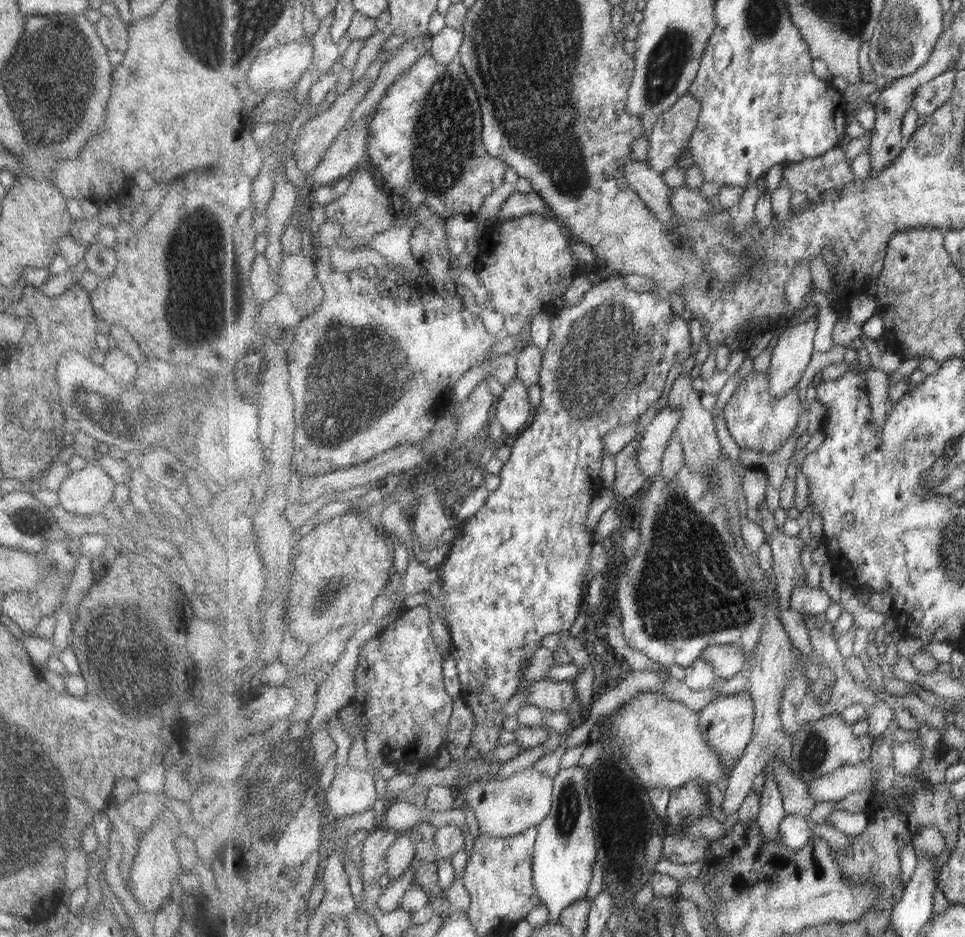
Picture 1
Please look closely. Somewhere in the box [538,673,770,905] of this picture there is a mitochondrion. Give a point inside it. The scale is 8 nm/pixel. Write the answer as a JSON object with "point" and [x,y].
{"point":[571,801]}

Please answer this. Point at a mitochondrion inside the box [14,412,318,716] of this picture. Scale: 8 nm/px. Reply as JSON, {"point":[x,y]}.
{"point":[36,526]}

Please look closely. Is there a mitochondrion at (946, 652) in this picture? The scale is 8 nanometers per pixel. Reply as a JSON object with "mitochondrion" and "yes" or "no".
{"mitochondrion":"no"}

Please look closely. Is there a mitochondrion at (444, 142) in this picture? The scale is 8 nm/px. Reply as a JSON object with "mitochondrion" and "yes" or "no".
{"mitochondrion":"yes"}

